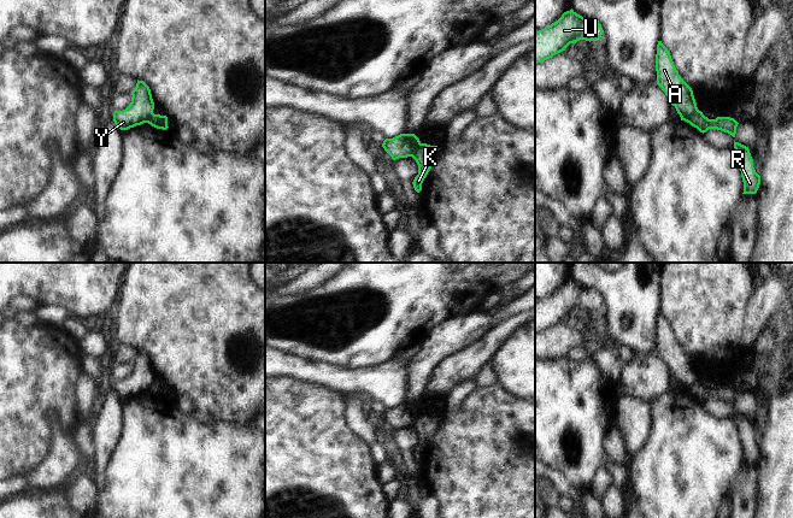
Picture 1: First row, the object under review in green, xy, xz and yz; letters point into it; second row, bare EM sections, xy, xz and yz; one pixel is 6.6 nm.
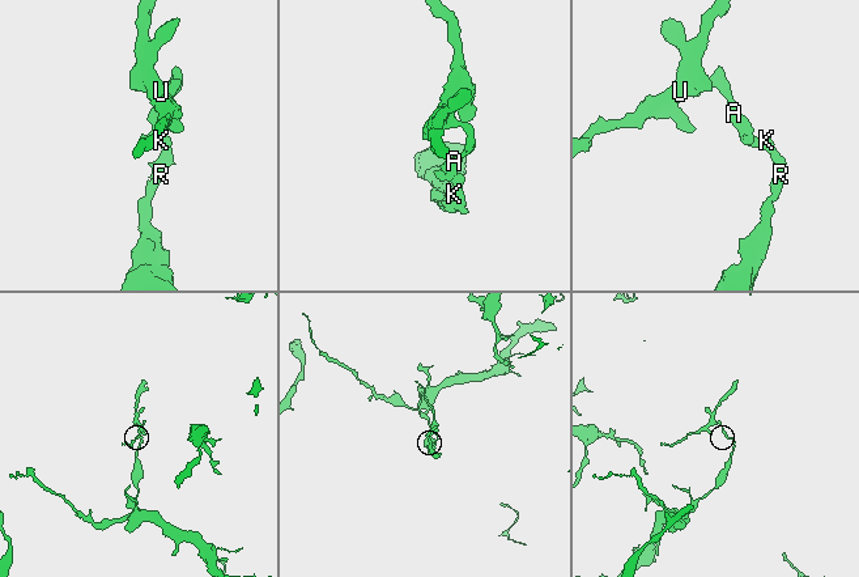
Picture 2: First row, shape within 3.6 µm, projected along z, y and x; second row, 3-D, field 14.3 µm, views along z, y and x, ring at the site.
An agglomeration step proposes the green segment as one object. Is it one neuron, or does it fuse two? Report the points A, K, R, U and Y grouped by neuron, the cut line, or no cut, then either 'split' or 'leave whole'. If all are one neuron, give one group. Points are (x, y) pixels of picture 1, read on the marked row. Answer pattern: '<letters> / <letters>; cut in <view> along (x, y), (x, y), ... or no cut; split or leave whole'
A U Y / K R; cut in yz along (698, 110), (687, 122); split

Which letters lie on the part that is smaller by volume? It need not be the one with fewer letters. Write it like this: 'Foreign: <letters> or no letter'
Foreign: A, U, Y

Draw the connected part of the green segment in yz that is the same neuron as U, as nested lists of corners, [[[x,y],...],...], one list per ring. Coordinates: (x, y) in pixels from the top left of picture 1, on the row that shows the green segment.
[[[572,8],[551,25],[535,31],[535,64],[545,61],[580,40],[598,41],[604,30],[595,18],[583,18]]]

